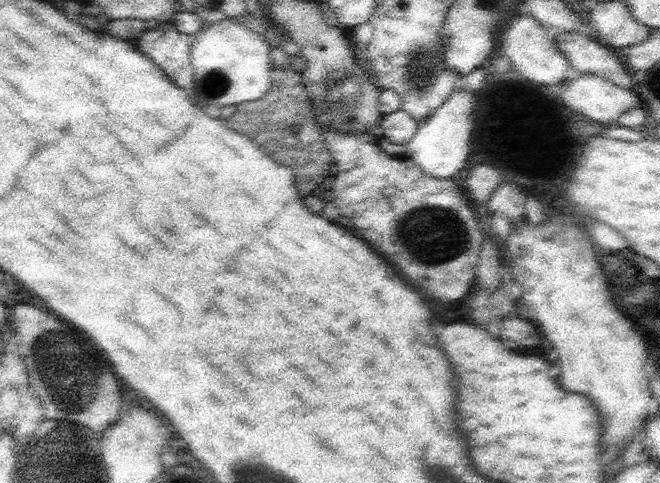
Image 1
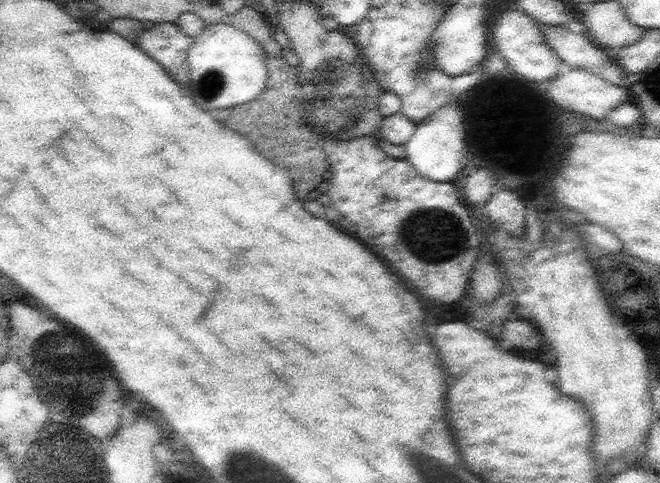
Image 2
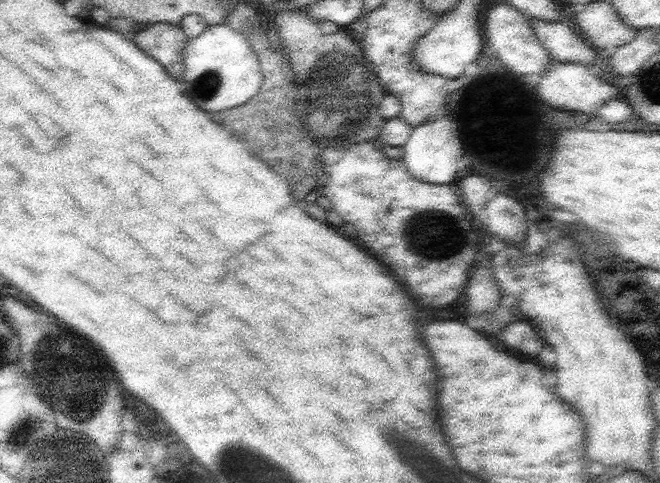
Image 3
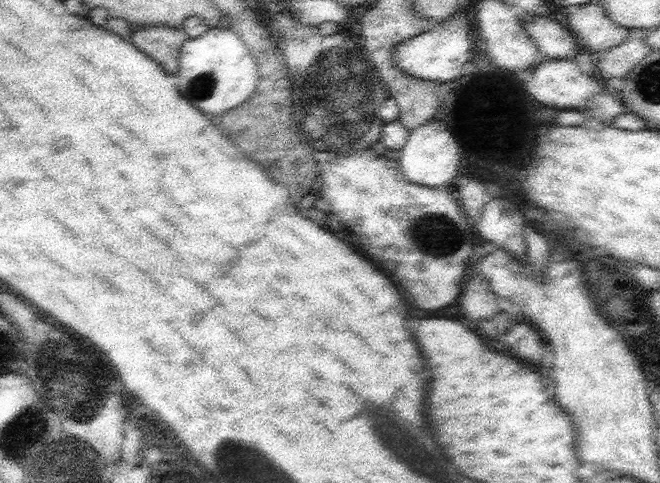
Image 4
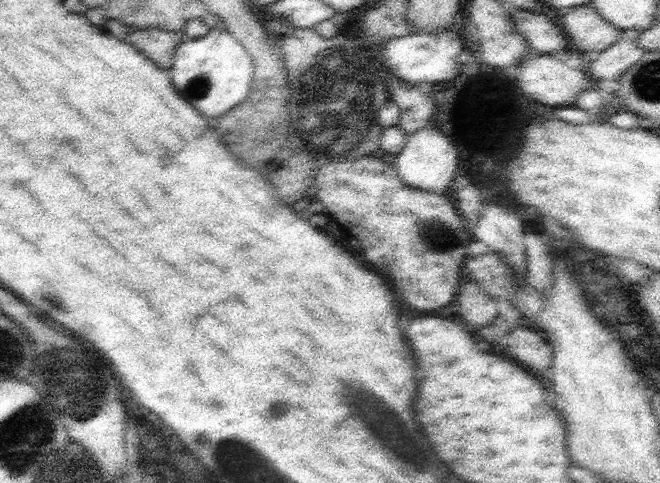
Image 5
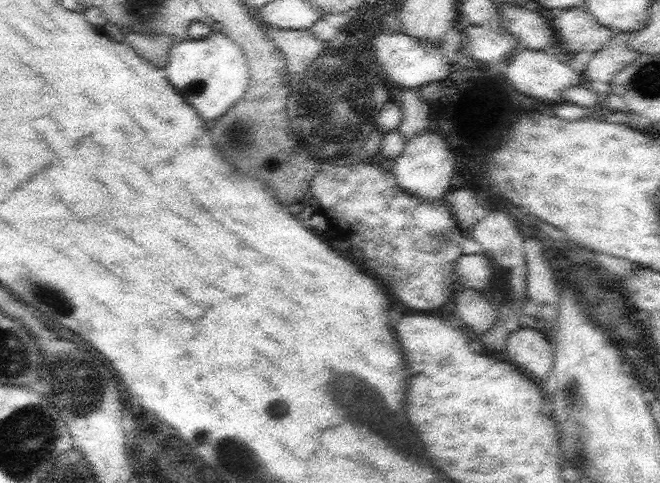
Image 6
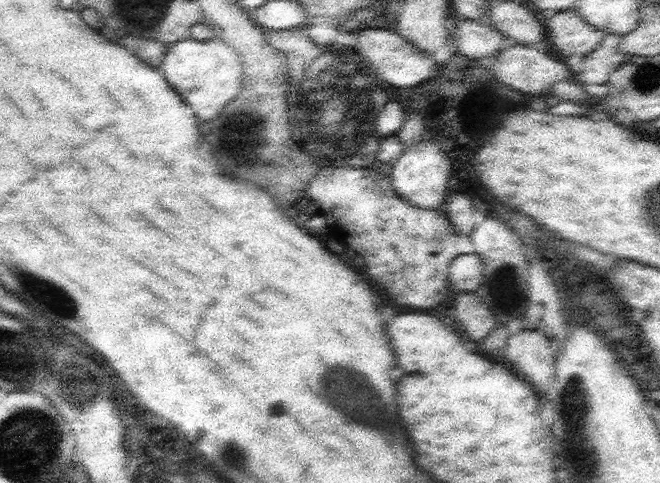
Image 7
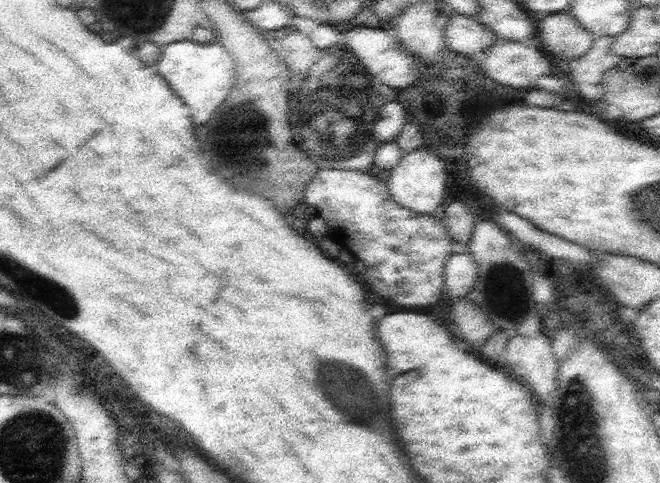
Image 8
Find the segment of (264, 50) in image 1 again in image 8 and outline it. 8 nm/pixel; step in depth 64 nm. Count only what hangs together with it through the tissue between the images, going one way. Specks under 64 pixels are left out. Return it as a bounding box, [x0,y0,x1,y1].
[157,30,235,126]

